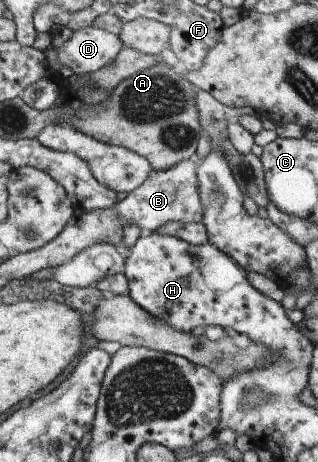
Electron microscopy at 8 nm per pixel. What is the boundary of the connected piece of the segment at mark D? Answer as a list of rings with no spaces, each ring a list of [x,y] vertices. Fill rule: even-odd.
[[[89,26],[74,31],[55,51],[61,64],[74,74],[87,76],[112,64],[123,47],[122,39],[115,34]]]

